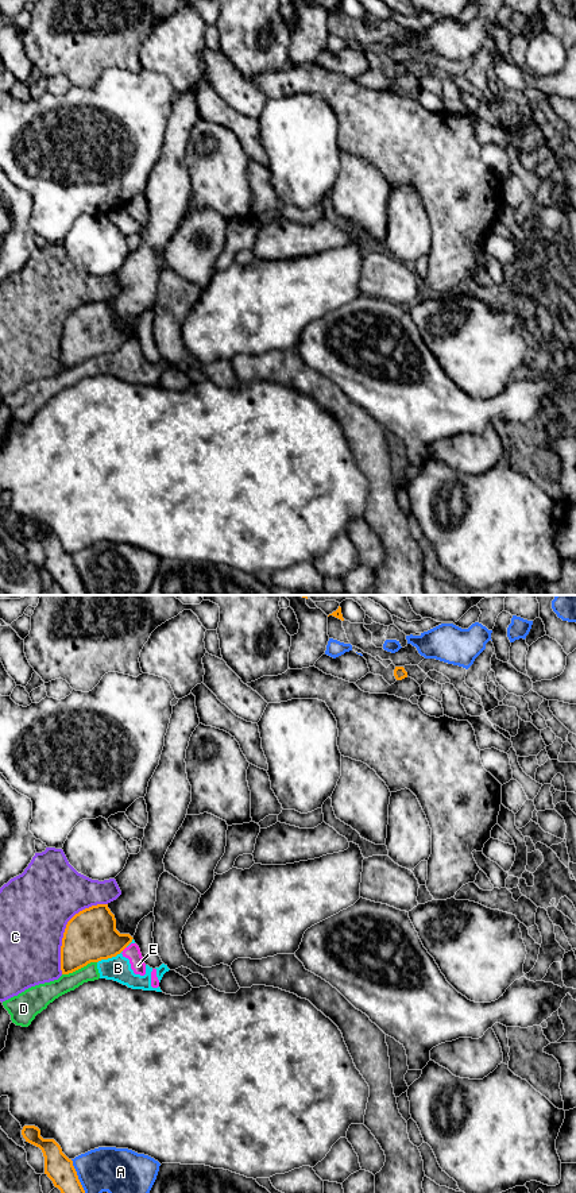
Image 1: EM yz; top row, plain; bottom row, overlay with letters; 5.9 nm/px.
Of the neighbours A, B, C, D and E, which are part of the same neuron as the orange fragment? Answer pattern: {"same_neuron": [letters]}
{"same_neuron": []}

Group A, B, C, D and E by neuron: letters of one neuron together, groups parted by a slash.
A / B D E / C

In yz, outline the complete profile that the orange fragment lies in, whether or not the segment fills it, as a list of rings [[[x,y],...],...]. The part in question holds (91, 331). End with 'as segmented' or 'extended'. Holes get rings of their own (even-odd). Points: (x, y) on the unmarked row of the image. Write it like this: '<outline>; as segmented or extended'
[[[108,300],[85,304],[66,320],[61,341],[62,370],[116,352],[132,335],[129,329],[116,325],[116,314]]]; as segmented

